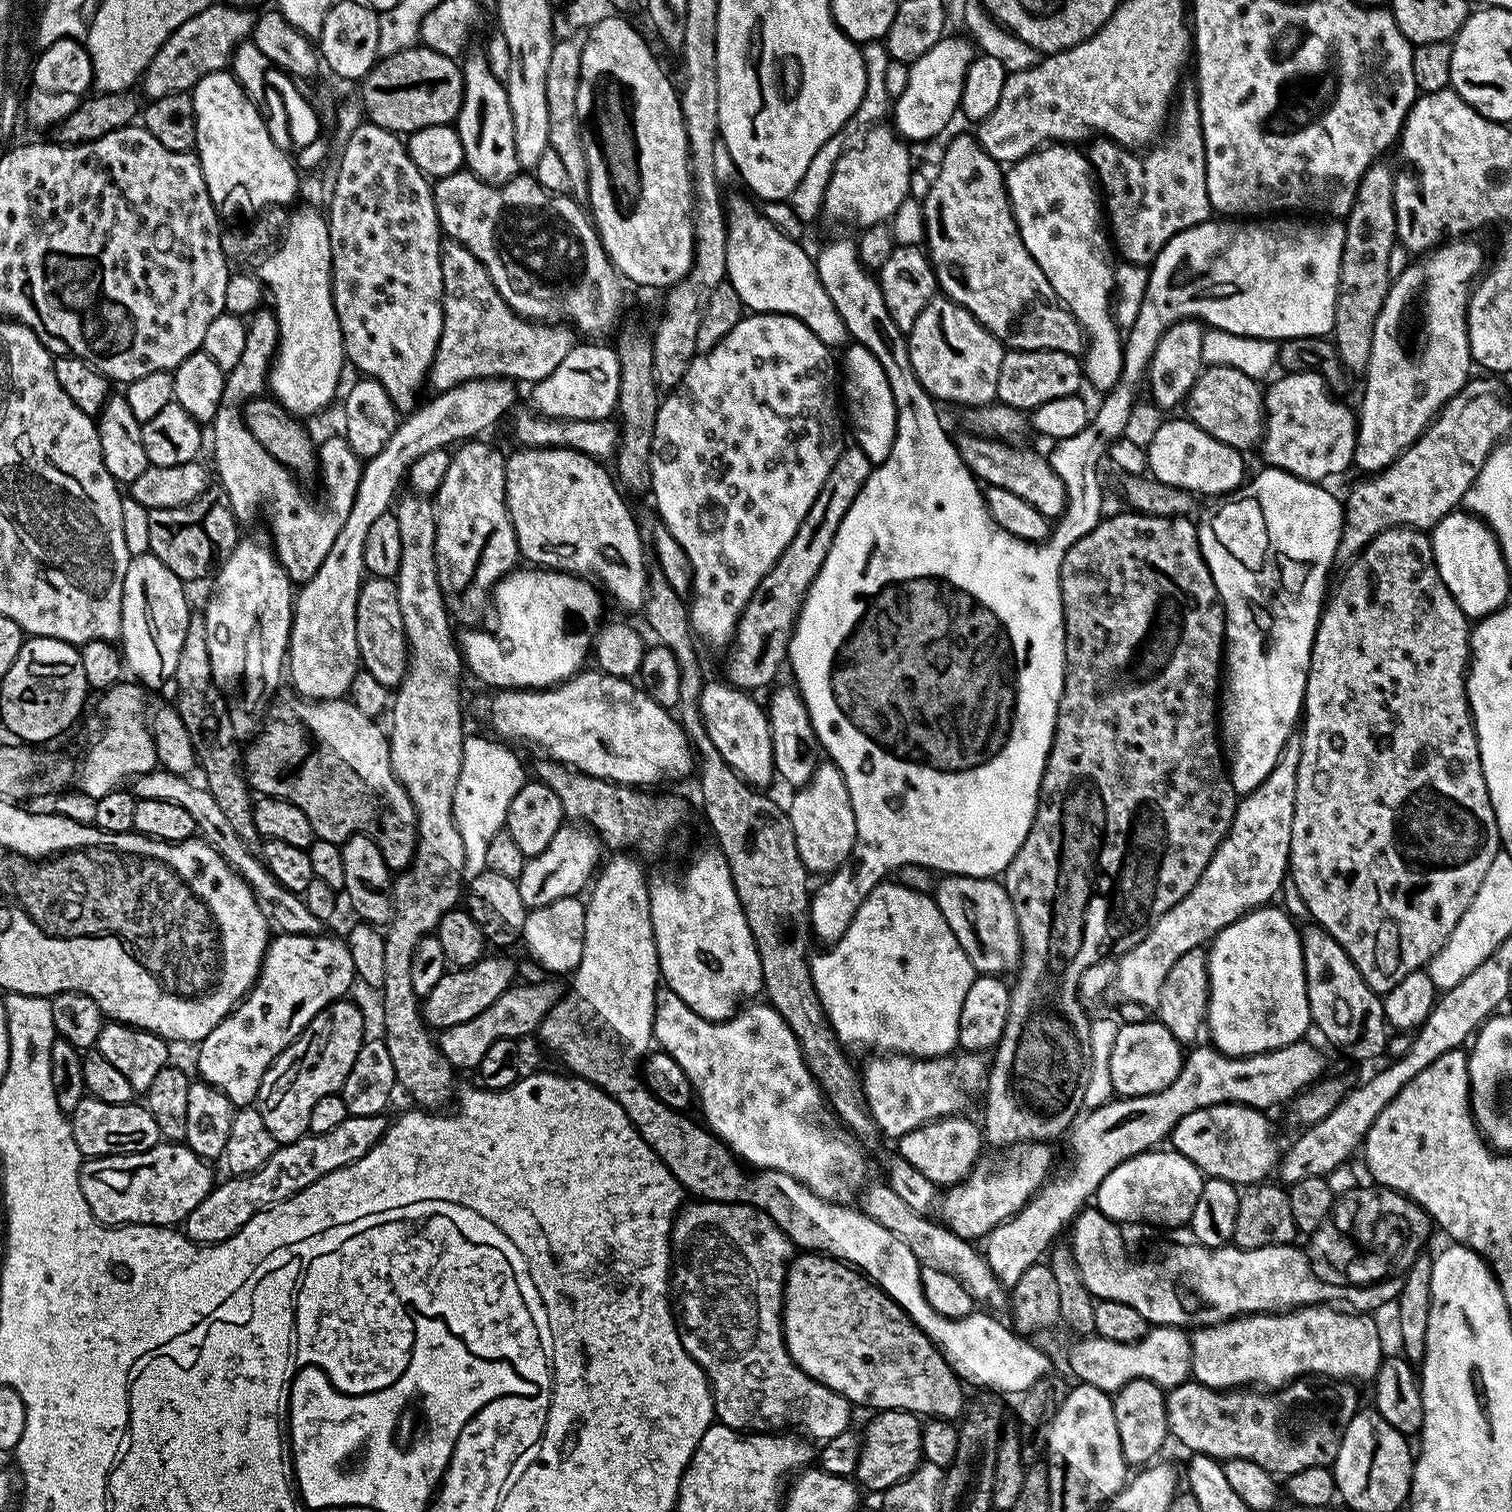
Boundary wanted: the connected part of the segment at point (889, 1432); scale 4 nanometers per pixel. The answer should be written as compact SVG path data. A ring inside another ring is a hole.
M884 1410L877 1416L880 1416L877 1420L869 1422L868 1429L863 1429L855 1479L865 1489L868 1487L876 1494L883 1494L886 1489L894 1486L898 1481L908 1479L920 1467L924 1455L922 1420L915 1412L895 1410Z

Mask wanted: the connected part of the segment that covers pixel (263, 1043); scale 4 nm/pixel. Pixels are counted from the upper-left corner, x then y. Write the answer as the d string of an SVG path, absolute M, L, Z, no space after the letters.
M329 934L319 936L286 936L277 935L269 943L268 951L264 953L264 964L260 975L248 992L247 996L206 1038L199 1041L196 1052L196 1072L201 1081L226 1094L237 1109L247 1108L256 1104L256 1095L262 1086L262 1078L266 1070L277 1060L286 1049L295 1042L306 1030L308 1023L322 1011L327 1004L343 1000L349 995L352 983L357 983L358 977L354 970L354 958L350 958L350 950L343 939L335 940Z

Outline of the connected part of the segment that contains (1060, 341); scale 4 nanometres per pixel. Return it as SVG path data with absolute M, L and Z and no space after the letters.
M968 134L968 136L954 137L949 142L948 149L944 152L944 157L940 160L940 173L933 178L932 185L929 186L928 193L924 196L924 240L925 242L923 241L923 243L926 245L928 259L932 261L932 268L936 272L936 283L939 291L958 306L965 308L988 333L1000 340L1005 349L1018 352L1025 352L1026 350L1062 350L1074 357L1079 357L1083 353L1086 347L1083 328L1068 313L1067 308L1060 303L1060 300L1054 294L1054 286L1050 286L1046 274L1040 269L1038 262L1034 262L1030 250L1026 250L1026 246L1022 242L1016 219L1012 213L1012 202L1008 199L1008 182L1005 169L1000 161L995 160L990 154L986 154L986 150L980 145L975 135Z

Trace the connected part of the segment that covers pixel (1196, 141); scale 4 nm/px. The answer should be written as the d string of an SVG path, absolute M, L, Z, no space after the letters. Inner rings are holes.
M1199 115L1178 121L1165 144L1157 143L1143 154L1107 138L1093 139L1091 144L1092 149L1086 152L1088 163L1094 169L1110 240L1121 261L1151 265L1174 234L1213 215L1206 190L1206 150Z

